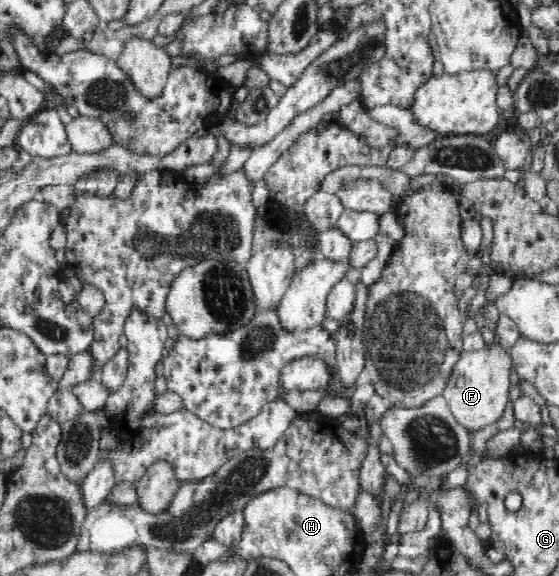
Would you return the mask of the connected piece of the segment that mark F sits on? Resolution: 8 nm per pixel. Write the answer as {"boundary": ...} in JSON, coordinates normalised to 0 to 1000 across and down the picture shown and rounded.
{"boundary":[[[871,597],[859,608],[828,608],[792,677],[801,705],[823,736],[844,752],[889,733],[909,705],[912,656],[919,642],[916,601]]]}

